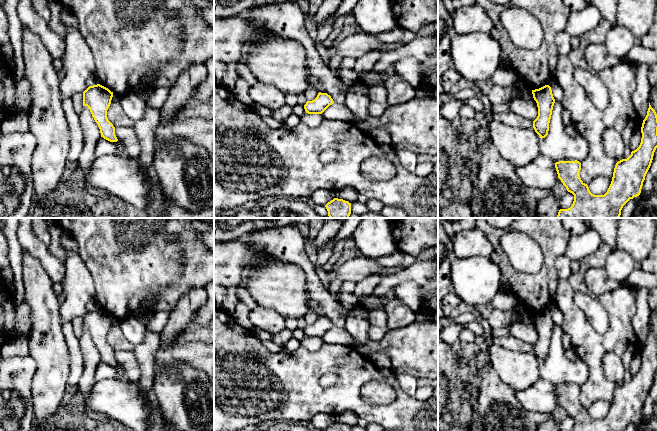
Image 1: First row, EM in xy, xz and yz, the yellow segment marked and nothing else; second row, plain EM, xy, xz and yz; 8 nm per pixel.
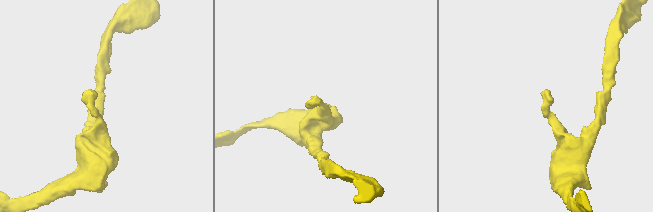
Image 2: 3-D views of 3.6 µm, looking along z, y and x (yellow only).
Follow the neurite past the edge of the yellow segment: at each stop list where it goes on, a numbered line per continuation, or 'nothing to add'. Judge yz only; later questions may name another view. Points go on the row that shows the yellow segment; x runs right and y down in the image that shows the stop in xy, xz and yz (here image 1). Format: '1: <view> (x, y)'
nothing to add

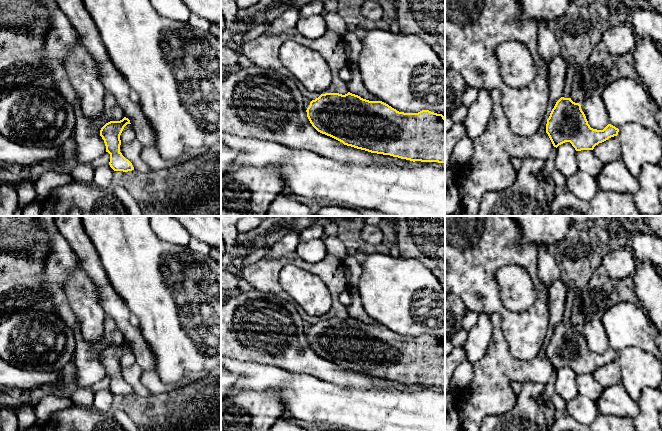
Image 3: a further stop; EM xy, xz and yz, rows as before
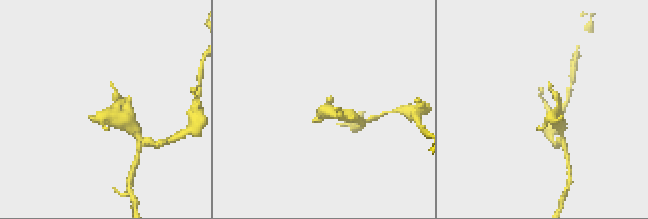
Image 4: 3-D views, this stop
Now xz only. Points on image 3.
nothing to add

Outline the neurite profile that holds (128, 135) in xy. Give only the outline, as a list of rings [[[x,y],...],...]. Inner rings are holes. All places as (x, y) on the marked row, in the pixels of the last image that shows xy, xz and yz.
[[[127,124],[124,127],[124,129],[120,135],[120,140],[122,143],[125,143],[125,144],[130,143],[133,140],[135,140],[135,132],[134,132],[134,129],[131,124]]]

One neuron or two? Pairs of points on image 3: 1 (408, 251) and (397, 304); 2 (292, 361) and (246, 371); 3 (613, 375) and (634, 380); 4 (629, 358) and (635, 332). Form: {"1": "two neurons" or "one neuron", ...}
{"1": "two neurons", "2": "two neurons", "3": "two neurons", "4": "two neurons"}

